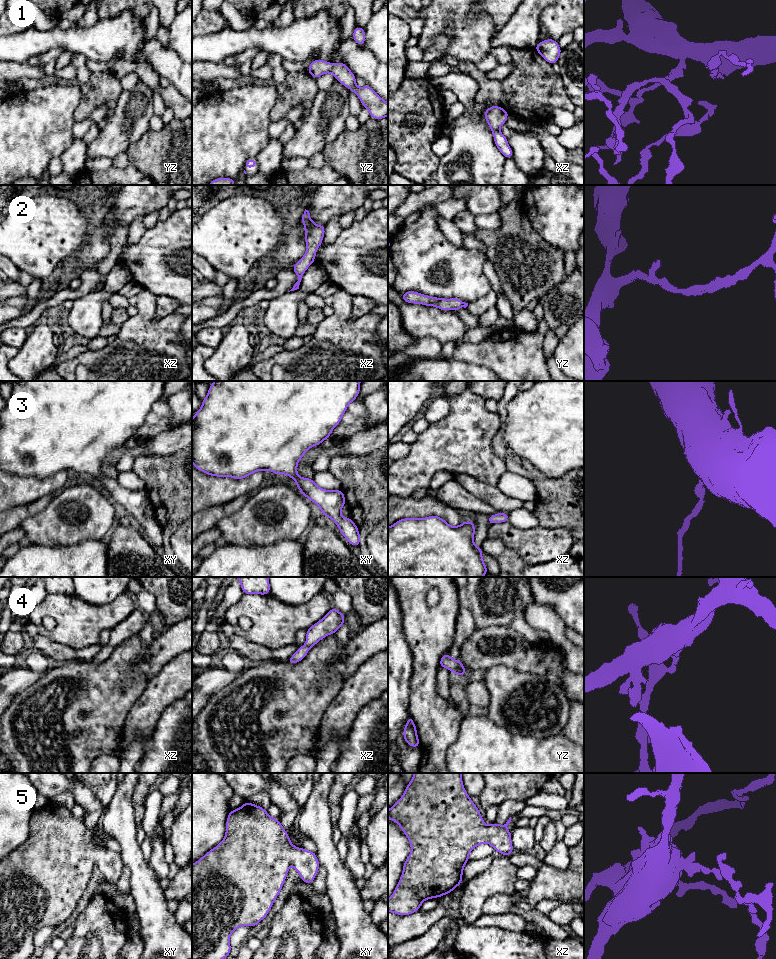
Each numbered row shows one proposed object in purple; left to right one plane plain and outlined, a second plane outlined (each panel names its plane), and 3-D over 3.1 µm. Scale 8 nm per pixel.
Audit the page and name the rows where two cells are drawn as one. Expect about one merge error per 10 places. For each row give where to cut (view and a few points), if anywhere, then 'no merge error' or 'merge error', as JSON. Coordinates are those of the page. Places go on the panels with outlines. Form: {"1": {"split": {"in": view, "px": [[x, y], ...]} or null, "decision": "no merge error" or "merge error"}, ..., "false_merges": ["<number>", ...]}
{"1": {"split": null, "decision": "no merge error"}, "2": {"split": null, "decision": "no merge error"}, "3": {"split": null, "decision": "no merge error"}, "4": {"split": null, "decision": "no merge error"}, "5": {"split": null, "decision": "no merge error"}, "false_merges": []}

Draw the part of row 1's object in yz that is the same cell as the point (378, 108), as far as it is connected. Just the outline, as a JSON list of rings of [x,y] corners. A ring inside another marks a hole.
[[[315,59],[310,63],[307,70],[314,79],[325,73],[332,73],[335,79],[359,97],[362,106],[368,109],[371,118],[381,120],[388,116],[388,103],[369,85],[366,84],[363,88],[359,88],[356,85],[356,76],[345,63],[333,64]]]

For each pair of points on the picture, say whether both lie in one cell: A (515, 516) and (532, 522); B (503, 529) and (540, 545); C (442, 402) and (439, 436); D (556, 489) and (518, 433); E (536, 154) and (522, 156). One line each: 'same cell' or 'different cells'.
A: same cell
B: same cell
C: different cells
D: different cells
E: same cell

